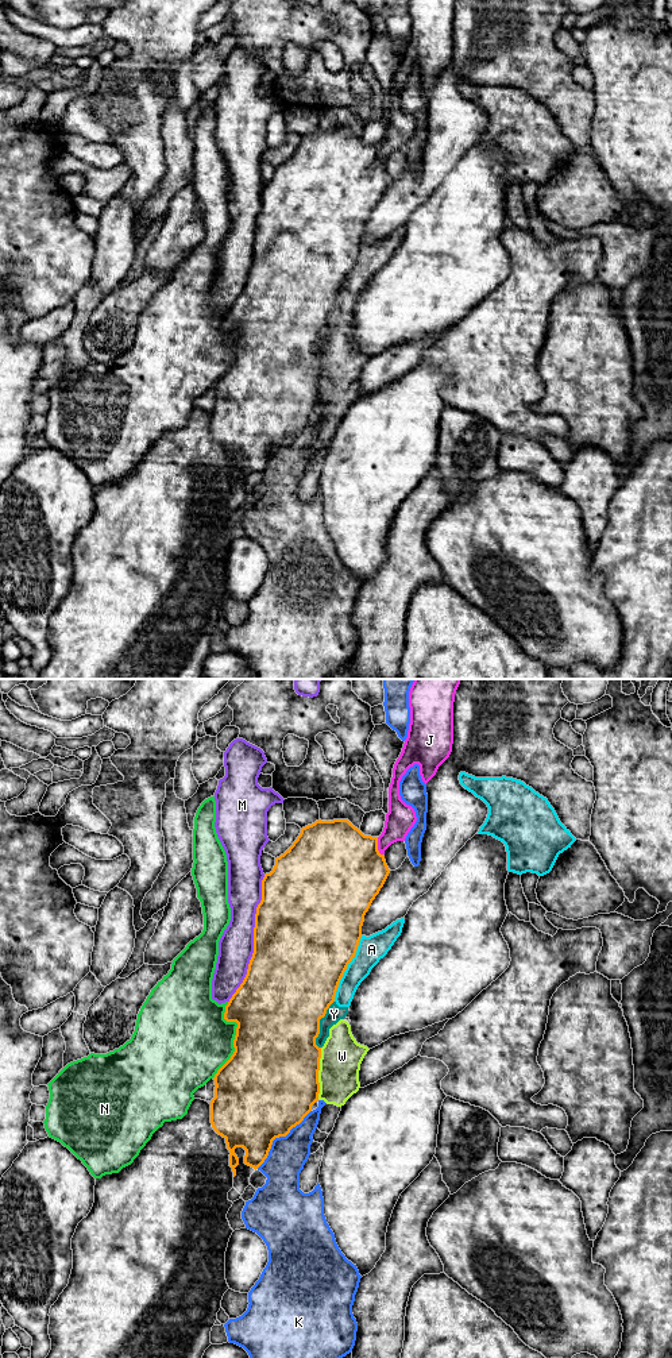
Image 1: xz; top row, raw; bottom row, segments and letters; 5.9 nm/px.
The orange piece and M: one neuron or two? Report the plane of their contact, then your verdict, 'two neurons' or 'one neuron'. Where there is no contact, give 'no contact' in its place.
xz | two neurons

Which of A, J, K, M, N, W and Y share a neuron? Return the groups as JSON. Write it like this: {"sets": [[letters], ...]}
{"sets": [["A", "W", "Y"], ["J"], ["K"], ["M"], ["N"]]}

